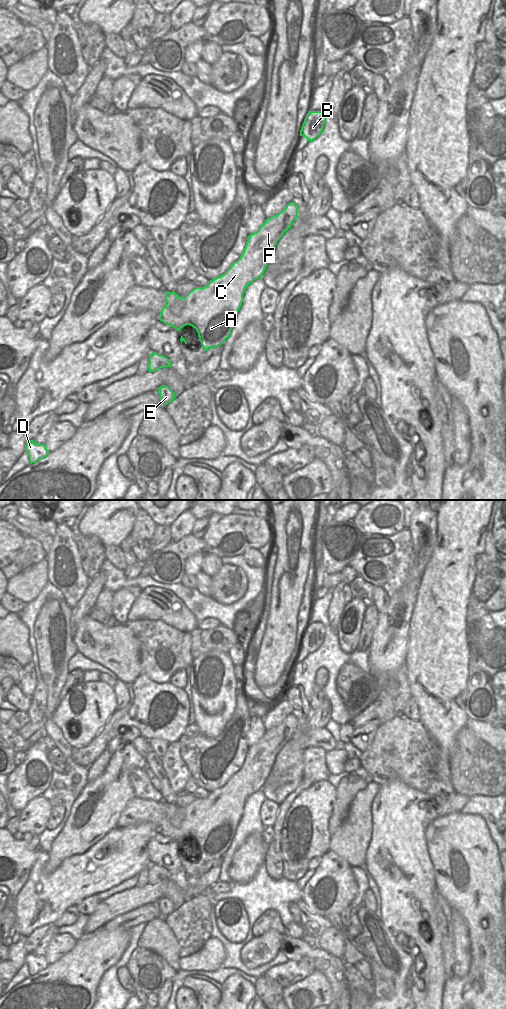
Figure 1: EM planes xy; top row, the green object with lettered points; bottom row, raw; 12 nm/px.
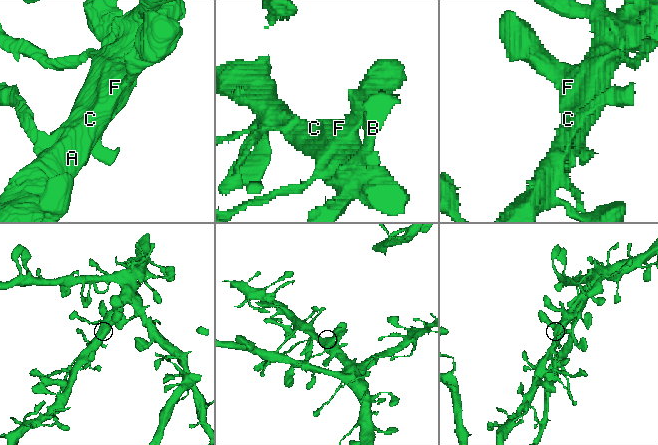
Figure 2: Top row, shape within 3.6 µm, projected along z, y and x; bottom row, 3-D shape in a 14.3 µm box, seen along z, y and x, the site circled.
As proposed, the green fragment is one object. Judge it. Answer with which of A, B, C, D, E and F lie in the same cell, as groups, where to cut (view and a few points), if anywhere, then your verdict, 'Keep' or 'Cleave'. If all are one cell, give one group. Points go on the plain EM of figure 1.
Groups: A B C D E F. No split. Keep

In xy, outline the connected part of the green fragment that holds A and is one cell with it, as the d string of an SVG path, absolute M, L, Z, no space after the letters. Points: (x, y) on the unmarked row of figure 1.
M290 714L281 724L266 731L256 744L248 748L245 760L240 770L235 773L224 786L210 792L210 794L204 799L195 799L185 809L179 809L175 804L166 803L165 818L159 826L159 832L164 836L172 838L177 843L180 843L180 841L186 837L195 840L198 845L199 853L203 859L203 864L209 860L222 857L231 846L238 823L243 814L243 806L246 799L254 792L262 789L273 767L278 752L291 739L293 733L297 731L297 729L297 715Z

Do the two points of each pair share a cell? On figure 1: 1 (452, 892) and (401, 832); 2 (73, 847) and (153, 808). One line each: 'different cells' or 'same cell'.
1: different cells
2: different cells

